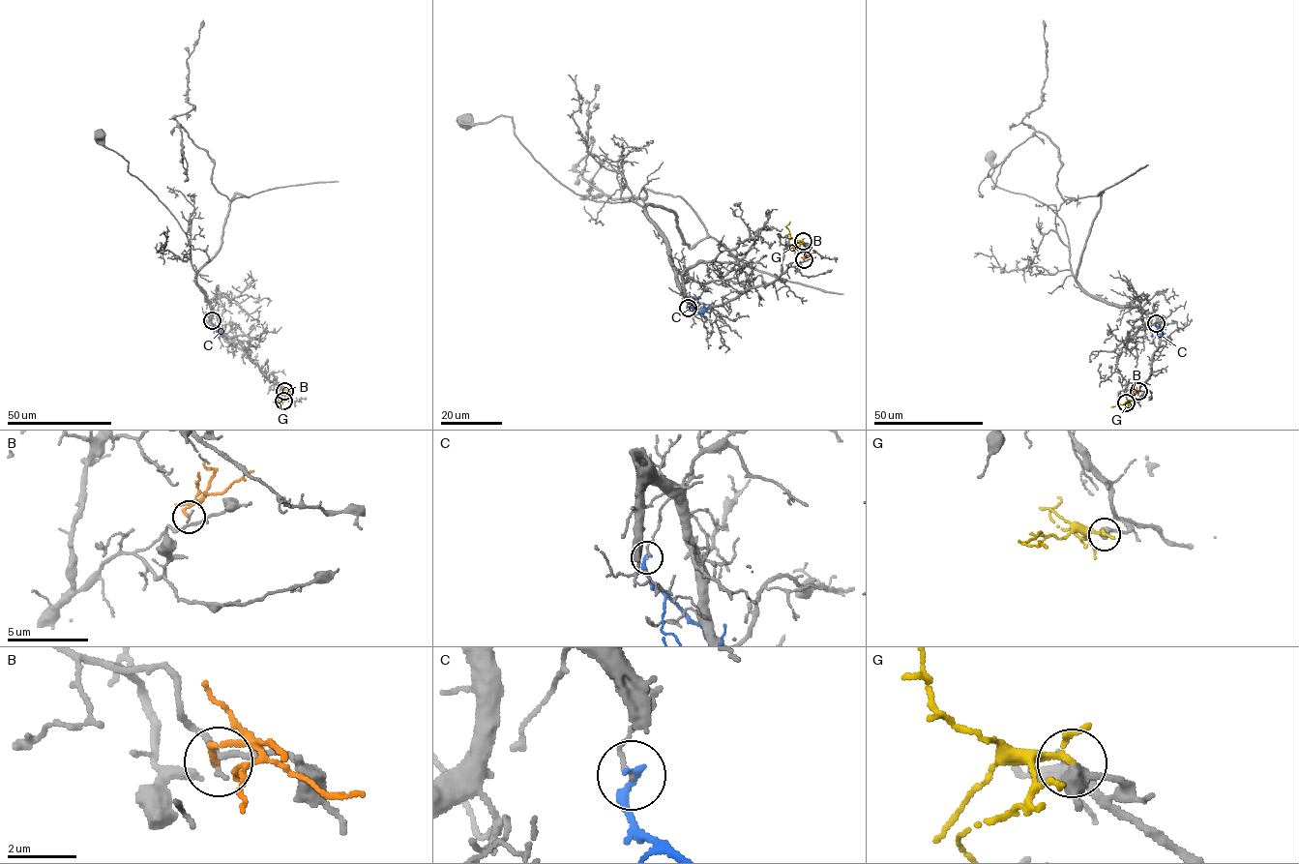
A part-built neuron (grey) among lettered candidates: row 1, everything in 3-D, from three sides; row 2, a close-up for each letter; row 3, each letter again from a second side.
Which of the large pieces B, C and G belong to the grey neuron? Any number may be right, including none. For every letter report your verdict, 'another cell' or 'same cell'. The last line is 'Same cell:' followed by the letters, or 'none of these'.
B: another cell
C: another cell
G: another cell
Same cell: none of these

